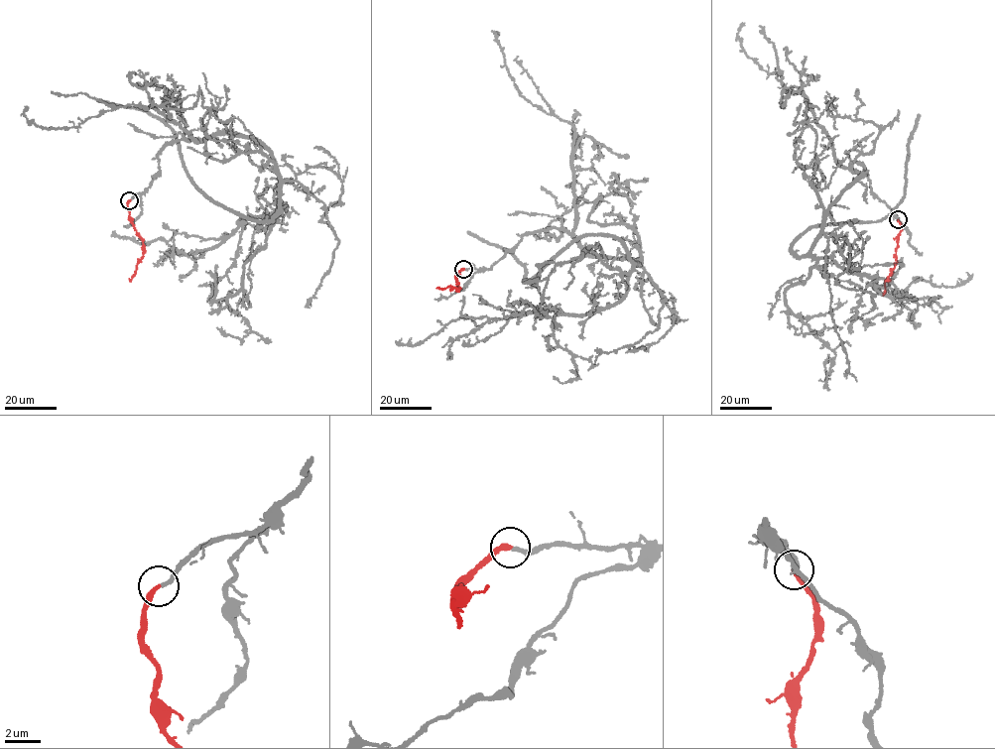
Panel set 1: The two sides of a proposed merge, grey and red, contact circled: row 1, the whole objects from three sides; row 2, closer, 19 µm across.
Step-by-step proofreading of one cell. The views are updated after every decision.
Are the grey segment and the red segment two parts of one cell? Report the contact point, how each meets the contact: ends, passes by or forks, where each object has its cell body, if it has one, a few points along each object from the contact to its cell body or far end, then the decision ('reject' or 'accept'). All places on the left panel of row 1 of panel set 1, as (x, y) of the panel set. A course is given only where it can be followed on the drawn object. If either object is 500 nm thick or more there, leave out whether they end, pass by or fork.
(129, 200) | grey ends | red ends | grey none | red none | grey via (129, 200), (151, 185), (166, 145), (224, 132), (266, 145), (280, 210), (288, 206), (187, 254), (114, 231) | red via (129, 200), (129, 220), (142, 240), (144, 251), (130, 282) | accept

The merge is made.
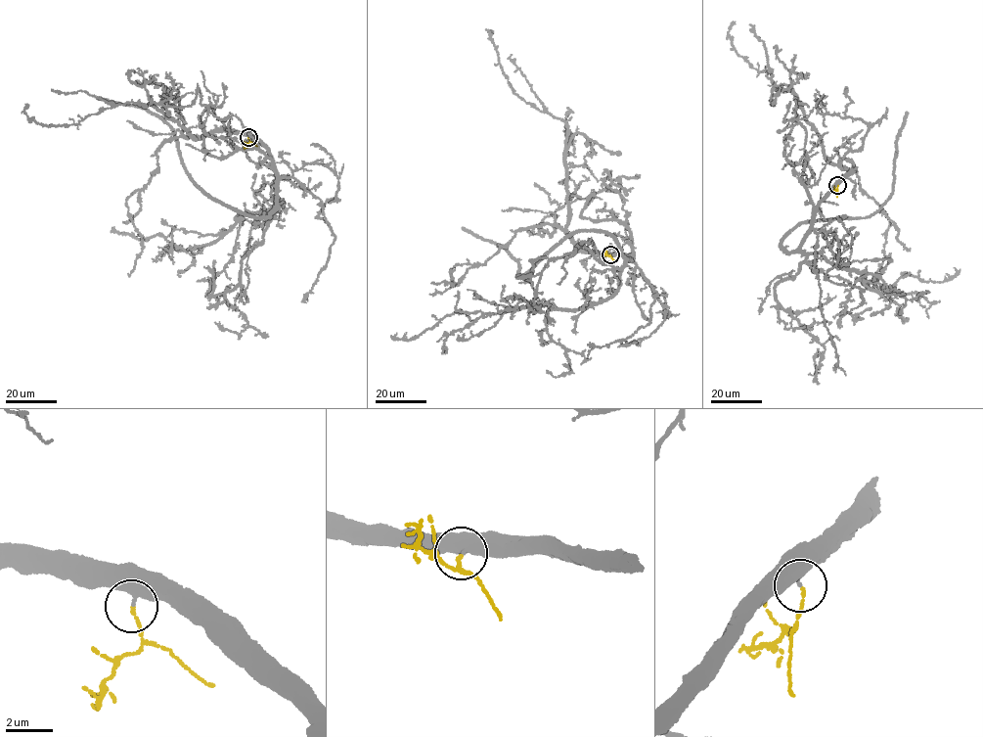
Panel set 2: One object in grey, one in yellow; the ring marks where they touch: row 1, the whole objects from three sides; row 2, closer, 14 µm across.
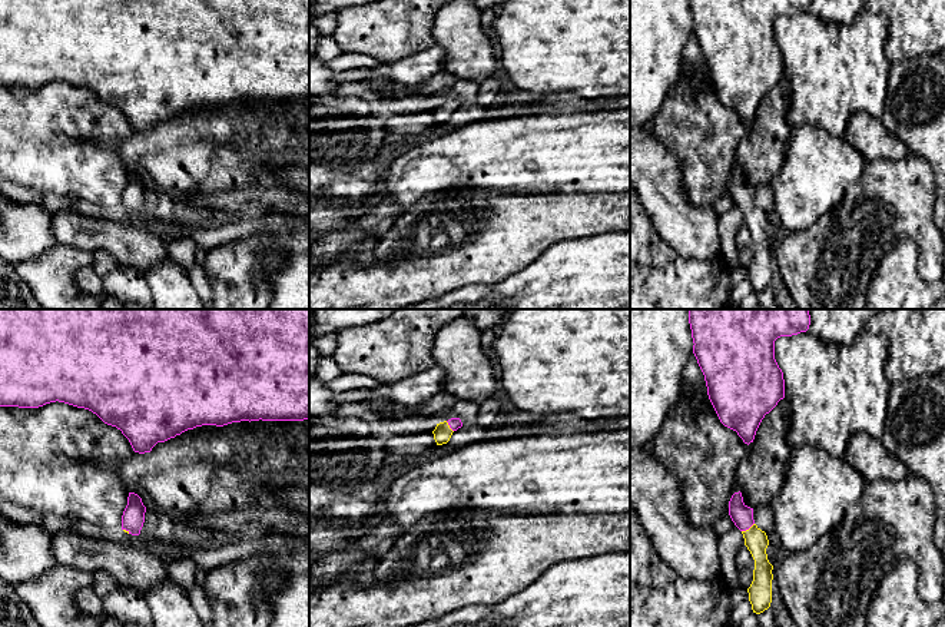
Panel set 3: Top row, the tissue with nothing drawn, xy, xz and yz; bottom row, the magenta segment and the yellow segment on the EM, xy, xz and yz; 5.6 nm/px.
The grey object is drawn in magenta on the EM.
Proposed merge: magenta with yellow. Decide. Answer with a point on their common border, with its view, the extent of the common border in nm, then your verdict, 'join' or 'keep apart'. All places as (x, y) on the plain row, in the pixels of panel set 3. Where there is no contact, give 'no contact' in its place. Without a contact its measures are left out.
yz (748, 208) | 90 nm | join

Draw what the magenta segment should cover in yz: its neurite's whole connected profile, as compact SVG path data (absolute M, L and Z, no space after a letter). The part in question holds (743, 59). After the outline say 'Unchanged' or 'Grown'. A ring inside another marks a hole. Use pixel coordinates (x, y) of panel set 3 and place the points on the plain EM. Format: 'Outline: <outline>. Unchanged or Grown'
Outline: M689 0L689 3L694 23L693 33L704 54L709 79L720 102L736 110L749 125L765 94L785 77L785 59L775 39L775 20L780 16L806 11L810 0Z. Unchanged

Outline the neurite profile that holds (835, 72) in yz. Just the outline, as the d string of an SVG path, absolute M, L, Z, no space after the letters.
M868 7L849 26L826 23L809 10L775 20L775 39L783 52L785 77L792 86L792 103L786 120L790 127L812 125L835 137L845 137L849 120L856 113L881 119L891 82L886 59L889 19Z

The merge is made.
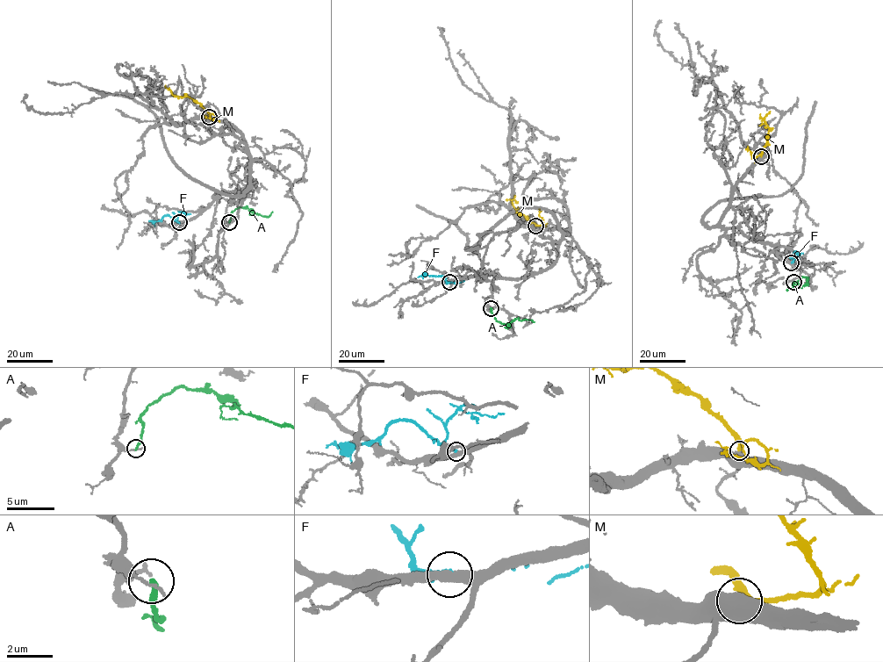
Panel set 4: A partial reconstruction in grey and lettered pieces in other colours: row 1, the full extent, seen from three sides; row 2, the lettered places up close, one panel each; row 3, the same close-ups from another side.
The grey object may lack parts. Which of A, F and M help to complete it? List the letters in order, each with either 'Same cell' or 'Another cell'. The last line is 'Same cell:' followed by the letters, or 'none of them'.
A: Another cell
F: Another cell
M: Same cell
Same cell: M

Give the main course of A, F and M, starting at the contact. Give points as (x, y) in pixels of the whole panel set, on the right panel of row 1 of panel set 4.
A: (793, 282), (807, 277), (805, 284), (793, 284), (787, 291), (788, 287)
F: (792, 262), (795, 251), (795, 254), (802, 254)
M: (761, 156), (770, 129), (764, 119), (770, 111)

